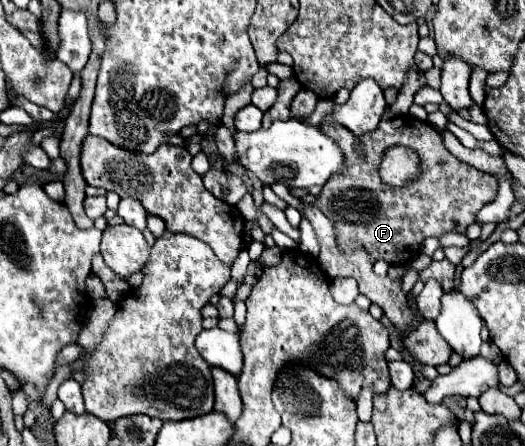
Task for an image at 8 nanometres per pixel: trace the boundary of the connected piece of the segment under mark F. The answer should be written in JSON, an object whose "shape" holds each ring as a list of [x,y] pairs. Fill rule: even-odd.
{"shape":[[[395,116],[381,120],[373,132],[361,138],[355,138],[343,126],[321,124],[319,128],[331,136],[343,152],[351,152],[351,172],[331,176],[315,200],[315,208],[335,224],[335,242],[341,252],[363,248],[371,256],[371,262],[387,260],[389,264],[407,264],[419,254],[417,250],[425,238],[447,232],[465,234],[467,226],[475,222],[477,212],[497,198],[497,178],[455,158],[429,122],[413,116]],[[359,144],[363,152],[357,150]],[[393,146],[411,148],[421,160],[419,176],[403,188],[387,188],[379,176],[379,164]]]}

